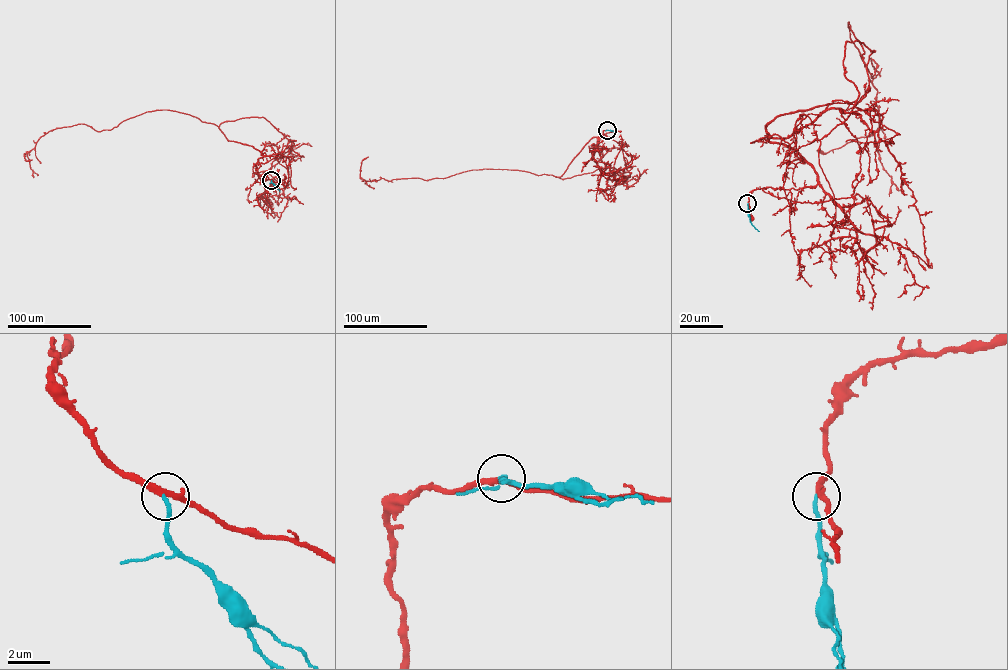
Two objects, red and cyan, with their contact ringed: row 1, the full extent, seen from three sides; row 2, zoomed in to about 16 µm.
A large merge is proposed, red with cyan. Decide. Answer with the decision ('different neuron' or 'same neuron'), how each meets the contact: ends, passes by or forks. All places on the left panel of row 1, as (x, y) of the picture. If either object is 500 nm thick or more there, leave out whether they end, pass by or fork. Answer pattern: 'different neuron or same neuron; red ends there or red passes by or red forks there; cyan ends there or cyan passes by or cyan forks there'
same neuron; red passes by; cyan ends there

